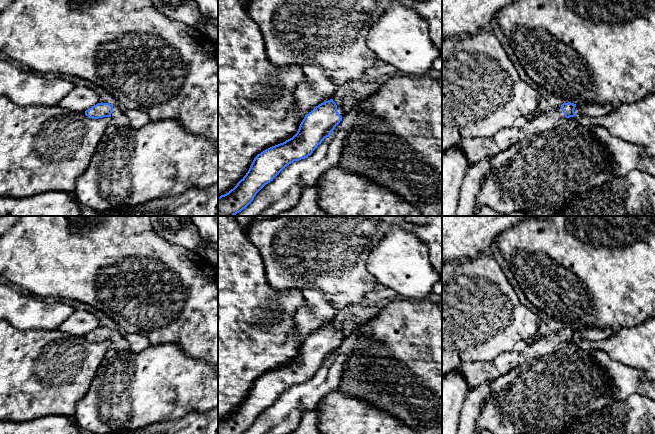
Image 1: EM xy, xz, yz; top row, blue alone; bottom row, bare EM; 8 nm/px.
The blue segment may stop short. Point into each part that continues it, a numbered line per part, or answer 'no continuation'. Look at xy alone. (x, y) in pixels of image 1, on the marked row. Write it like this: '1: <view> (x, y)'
1: xy (118, 117)

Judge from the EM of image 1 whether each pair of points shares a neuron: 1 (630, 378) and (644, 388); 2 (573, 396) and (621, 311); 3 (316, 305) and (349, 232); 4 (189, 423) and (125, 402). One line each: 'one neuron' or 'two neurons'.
1: one neuron
2: two neurons
3: two neurons
4: two neurons

